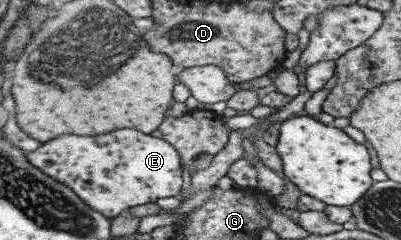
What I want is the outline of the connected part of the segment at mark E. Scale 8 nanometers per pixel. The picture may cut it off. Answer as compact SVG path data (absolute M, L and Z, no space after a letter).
M113 130L99 136L75 136L61 134L43 142L35 150L27 152L29 164L33 164L46 176L70 188L91 210L112 219L132 206L154 202L156 198L176 196L181 192L181 166L177 151L162 138L141 134L139 130Z

